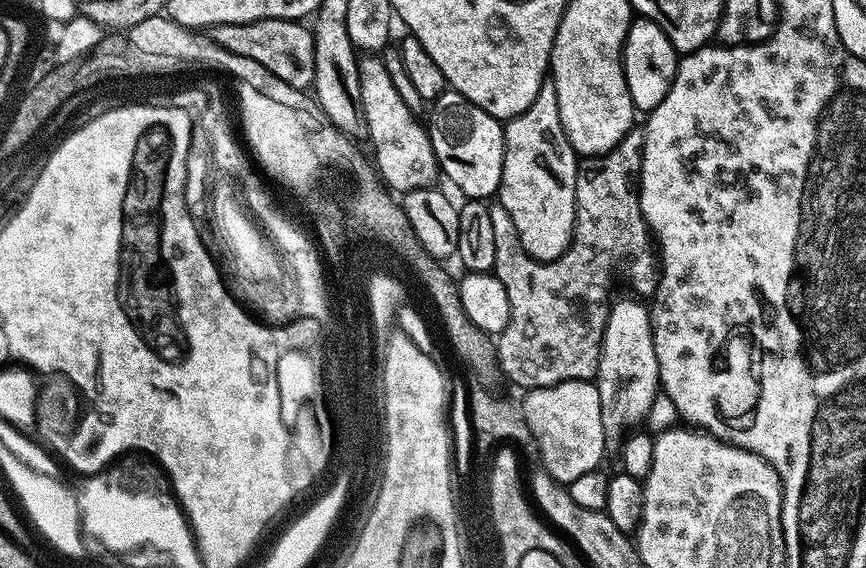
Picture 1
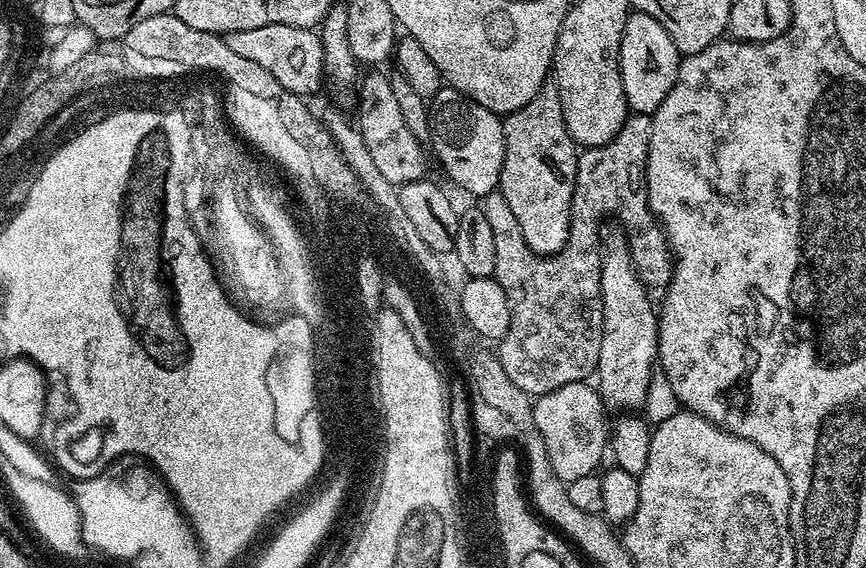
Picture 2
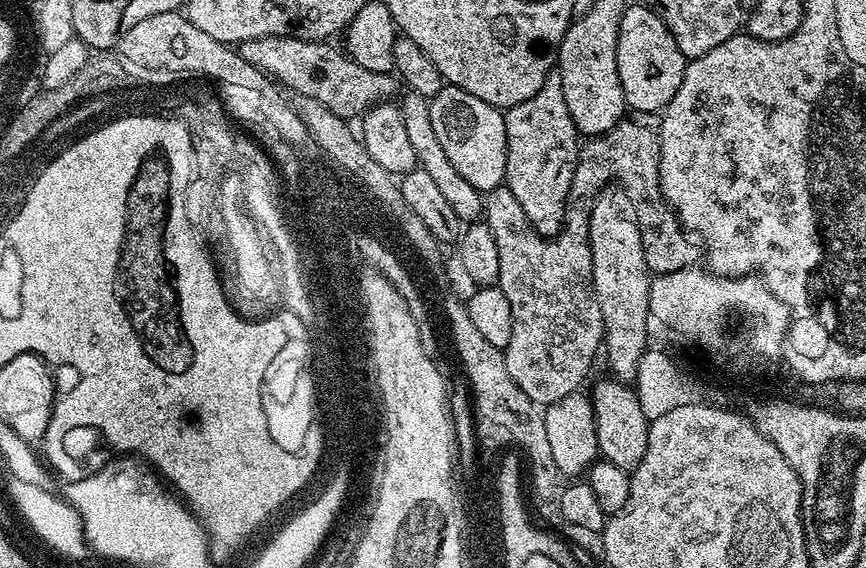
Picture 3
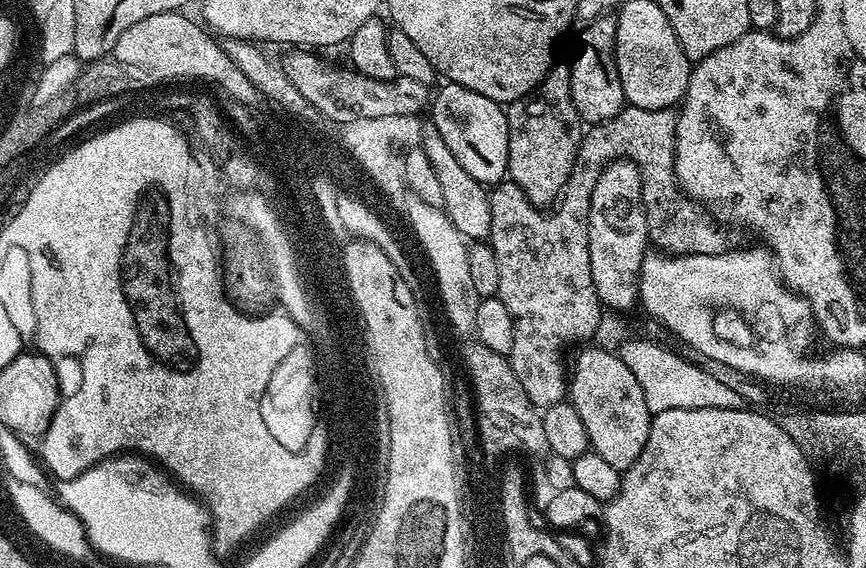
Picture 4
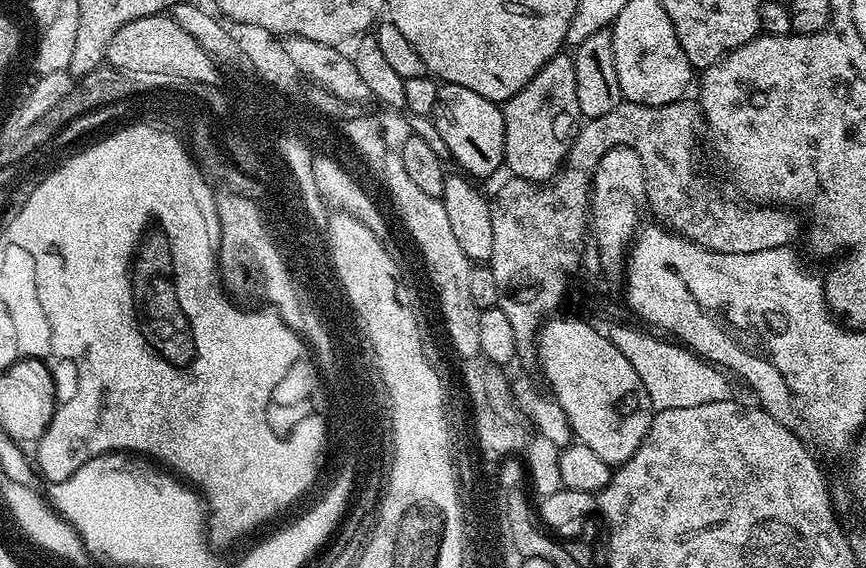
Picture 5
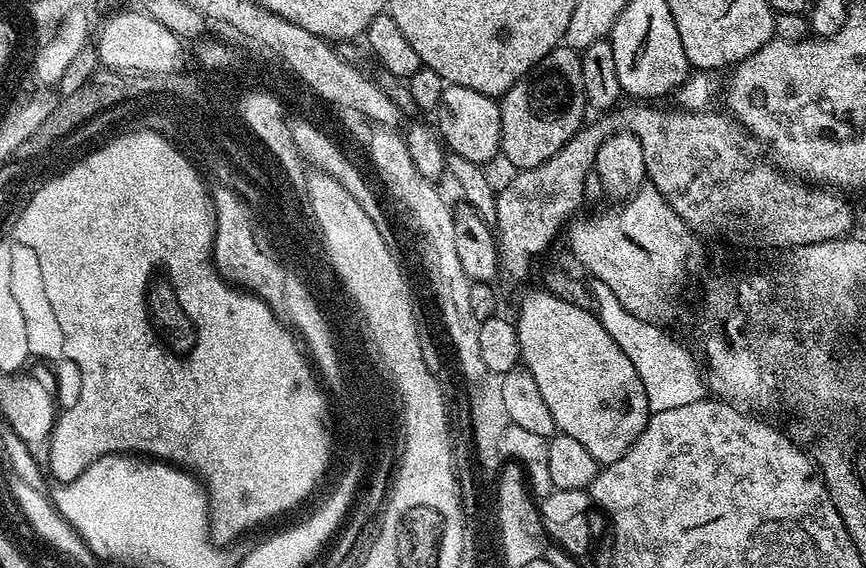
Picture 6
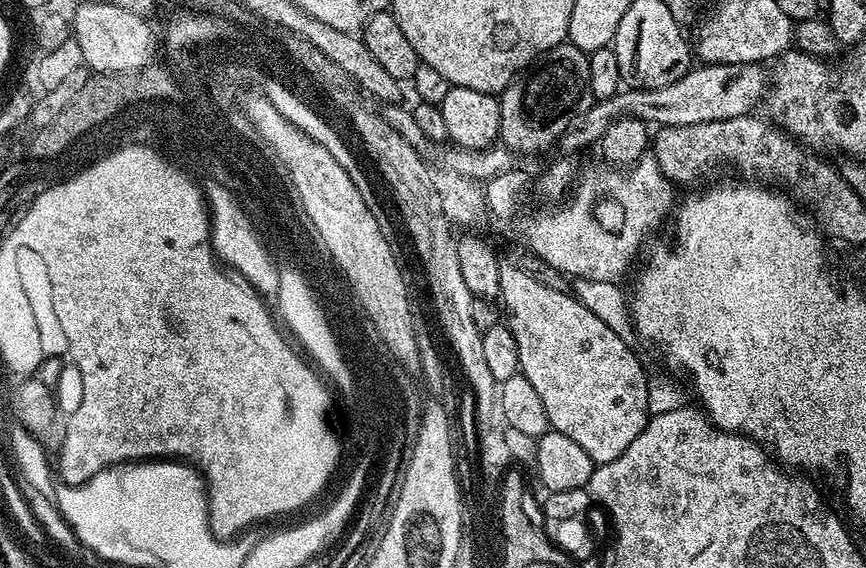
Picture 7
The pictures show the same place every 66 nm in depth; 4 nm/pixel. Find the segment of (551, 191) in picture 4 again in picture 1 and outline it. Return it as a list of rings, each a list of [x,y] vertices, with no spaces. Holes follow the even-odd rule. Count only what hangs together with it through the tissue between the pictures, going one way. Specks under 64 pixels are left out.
[[[545,82],[538,90],[534,102],[526,106],[526,110],[520,115],[504,124],[504,161],[502,162],[502,178],[500,179],[500,190],[498,203],[510,214],[510,222],[514,222],[514,230],[518,234],[520,244],[524,247],[527,256],[533,256],[536,260],[557,260],[572,242],[572,228],[576,224],[576,169],[578,167],[578,153],[570,146],[570,142],[564,133],[564,127],[558,114],[558,94],[551,82]]]

